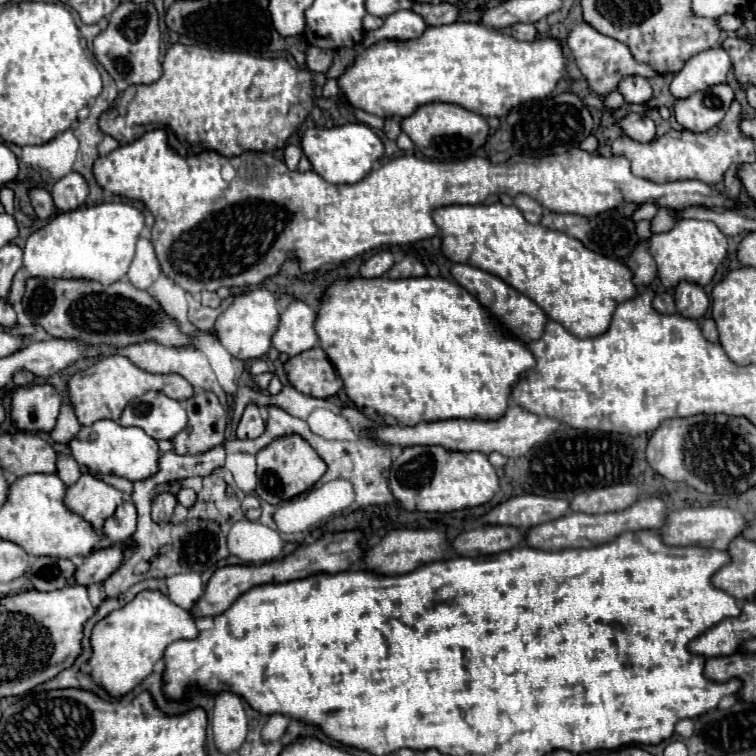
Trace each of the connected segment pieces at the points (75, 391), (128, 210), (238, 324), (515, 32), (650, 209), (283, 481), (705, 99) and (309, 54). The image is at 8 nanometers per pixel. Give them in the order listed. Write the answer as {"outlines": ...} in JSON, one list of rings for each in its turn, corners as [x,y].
{"outlines":[[[[120,354],[106,356],[104,360],[98,360],[94,366],[74,374],[70,378],[68,388],[70,388],[70,402],[76,408],[76,416],[82,426],[90,426],[90,424],[104,420],[104,418],[118,420],[124,406],[132,398],[138,398],[148,390],[162,392],[174,400],[188,400],[188,396],[194,394],[194,388],[180,374],[152,374],[152,372],[138,368],[126,356],[120,356]]],[[[102,202],[96,206],[82,206],[72,212],[62,212],[50,218],[46,226],[34,230],[24,246],[24,266],[30,276],[52,276],[52,278],[86,278],[100,284],[114,284],[124,278],[136,252],[138,236],[144,228],[144,214],[140,208],[126,202]]],[[[252,288],[250,294],[238,296],[234,304],[218,316],[214,328],[216,328],[216,338],[228,348],[228,352],[234,358],[246,362],[246,360],[262,358],[268,352],[268,348],[272,346],[272,336],[278,330],[278,324],[280,324],[280,314],[274,294],[266,288]]],[[[520,22],[520,24],[514,24],[514,26],[510,28],[510,32],[512,32],[512,36],[514,36],[516,40],[534,40],[534,38],[536,38],[536,28],[534,28],[534,24],[524,24],[524,22]]],[[[644,204],[644,206],[640,206],[632,216],[630,216],[630,220],[632,222],[640,222],[640,220],[652,220],[654,218],[654,214],[656,214],[656,206],[654,204]]],[[[298,434],[290,436],[280,436],[272,440],[268,446],[264,446],[258,454],[258,470],[256,470],[256,494],[268,502],[268,504],[278,504],[284,500],[290,500],[306,490],[310,490],[326,472],[326,462],[318,456],[318,452]]],[[[728,84],[712,86],[688,100],[676,100],[676,122],[690,132],[706,132],[724,118],[732,100],[734,90]]],[[[310,46],[306,50],[306,58],[308,58],[308,70],[326,74],[330,70],[330,66],[332,66],[334,52],[332,50],[322,50],[318,46]]]]}

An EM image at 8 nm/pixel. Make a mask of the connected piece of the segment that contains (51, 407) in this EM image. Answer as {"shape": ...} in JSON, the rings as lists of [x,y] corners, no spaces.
{"shape":[[[52,384],[16,388],[10,418],[24,432],[52,432],[60,414],[60,394]]]}

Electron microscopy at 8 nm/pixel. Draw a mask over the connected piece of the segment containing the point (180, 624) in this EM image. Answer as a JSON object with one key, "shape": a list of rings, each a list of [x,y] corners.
{"shape":[[[144,590],[140,592],[132,602],[128,602],[126,606],[122,606],[120,610],[114,610],[108,618],[104,618],[102,622],[98,622],[92,630],[92,678],[110,692],[110,696],[124,696],[130,690],[134,690],[144,678],[148,678],[152,674],[152,668],[158,660],[162,660],[164,650],[176,642],[176,640],[192,640],[200,634],[200,630],[194,624],[194,618],[188,610],[176,606],[168,594],[160,592],[160,590]]]}

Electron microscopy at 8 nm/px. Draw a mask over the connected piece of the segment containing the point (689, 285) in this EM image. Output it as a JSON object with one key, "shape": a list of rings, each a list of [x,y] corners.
{"shape":[[[680,282],[676,286],[676,292],[674,292],[674,298],[676,298],[676,308],[678,308],[678,314],[682,316],[692,316],[692,318],[702,318],[708,310],[708,296],[706,292],[702,290],[702,286],[694,284],[694,282]]]}

